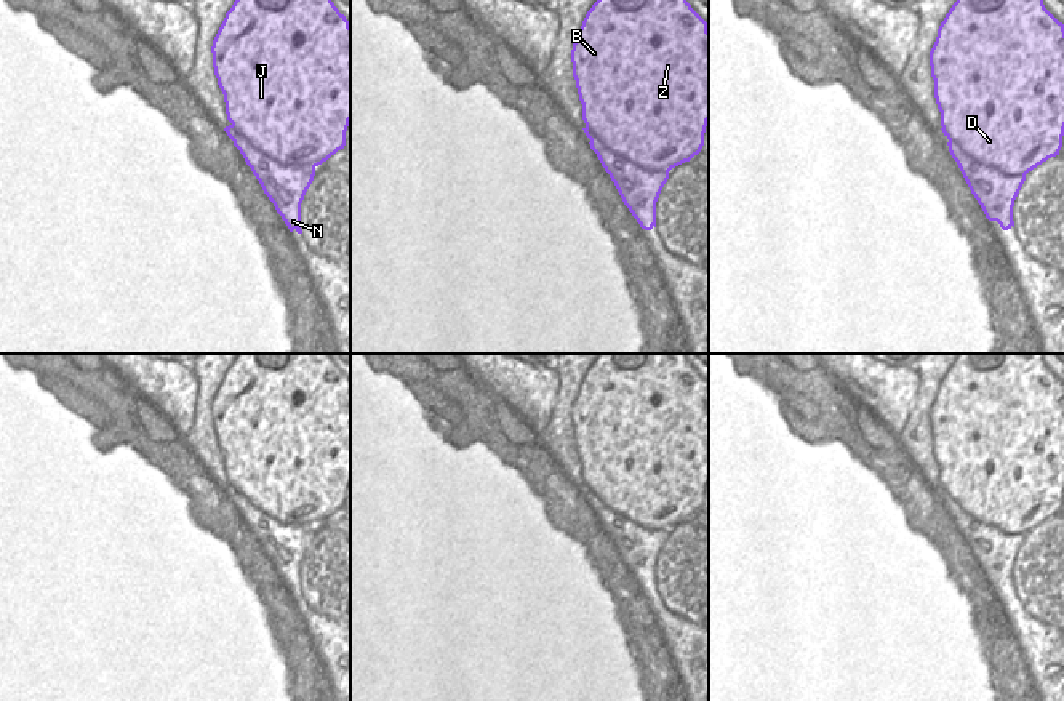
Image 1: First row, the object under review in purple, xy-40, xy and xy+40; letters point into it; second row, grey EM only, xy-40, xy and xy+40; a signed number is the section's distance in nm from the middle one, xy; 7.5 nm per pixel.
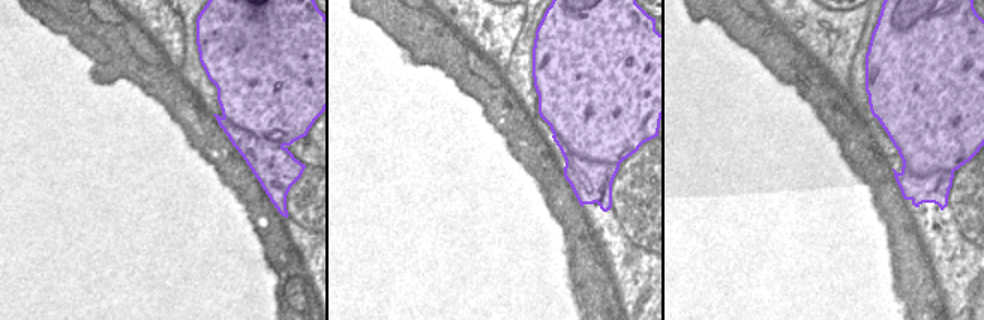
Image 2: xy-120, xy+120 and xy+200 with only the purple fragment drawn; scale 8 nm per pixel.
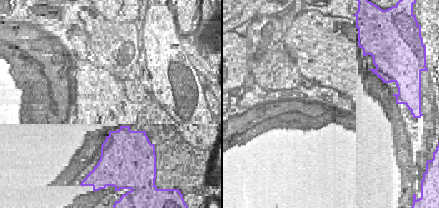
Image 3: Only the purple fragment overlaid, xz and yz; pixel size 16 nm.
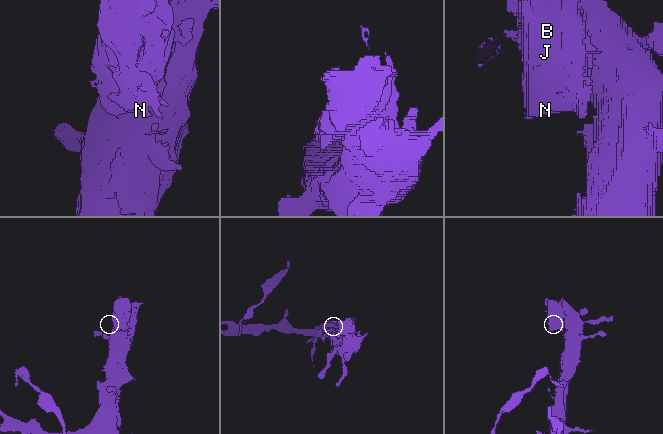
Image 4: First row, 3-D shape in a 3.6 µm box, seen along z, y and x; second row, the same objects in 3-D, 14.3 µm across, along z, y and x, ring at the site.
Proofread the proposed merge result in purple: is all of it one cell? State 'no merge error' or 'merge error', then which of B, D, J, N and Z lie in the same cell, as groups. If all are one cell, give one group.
merge error; B D J Z / N

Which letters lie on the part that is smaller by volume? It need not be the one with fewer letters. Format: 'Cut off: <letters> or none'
Cut off: N

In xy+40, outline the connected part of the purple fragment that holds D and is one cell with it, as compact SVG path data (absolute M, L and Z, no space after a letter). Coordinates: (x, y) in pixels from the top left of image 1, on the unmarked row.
M960 354L938 387L930 410L930 424L941 485L965 511L1006 533L1027 533L1048 517L1059 514L1064 495L1064 383L1045 367L1043 354Z

